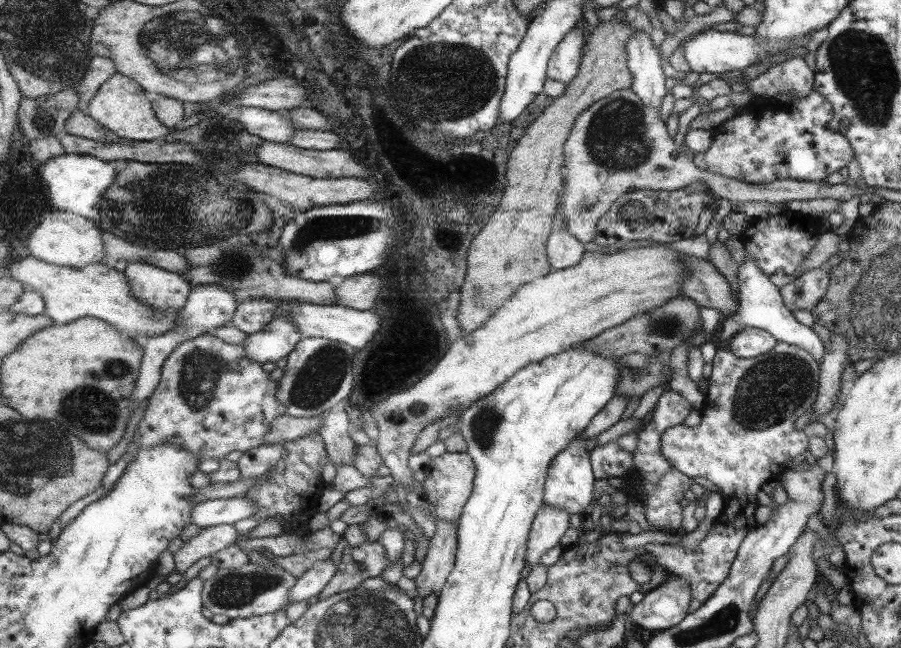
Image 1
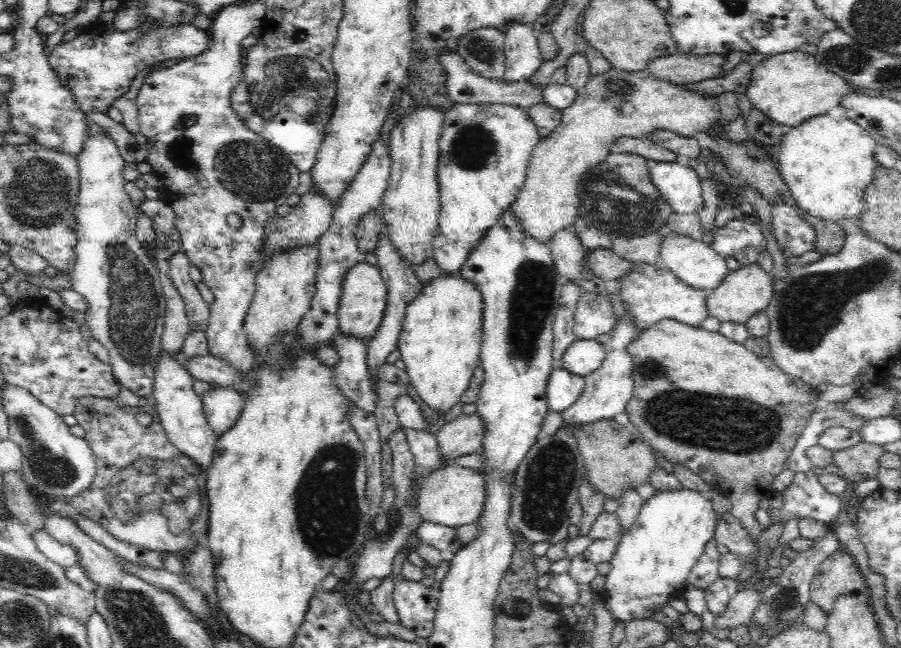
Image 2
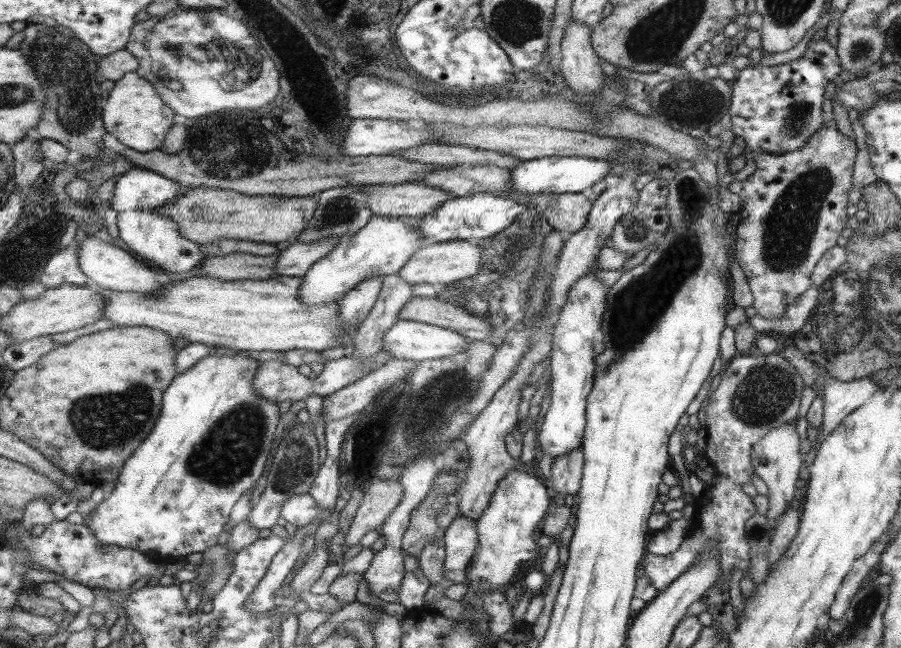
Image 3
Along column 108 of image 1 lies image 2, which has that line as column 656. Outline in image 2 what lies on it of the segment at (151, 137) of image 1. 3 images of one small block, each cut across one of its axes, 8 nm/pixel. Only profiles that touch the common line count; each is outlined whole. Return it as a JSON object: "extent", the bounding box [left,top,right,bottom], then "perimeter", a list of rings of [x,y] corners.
{"extent":[510,67,720,246],"perimeter":[[[611,67],[606,72],[590,76],[582,93],[577,94],[572,104],[561,110],[560,122],[556,124],[556,128],[538,141],[531,152],[524,188],[510,210],[525,239],[532,240],[534,244],[546,246],[556,238],[556,235],[566,232],[568,228],[573,228],[579,205],[579,183],[591,168],[604,162],[605,157],[610,153],[611,145],[617,138],[622,136],[640,138],[656,128],[692,137],[697,132],[704,132],[708,126],[720,120],[720,115],[712,109],[712,98],[708,98],[710,102],[706,103],[704,97],[700,97],[695,92],[682,91],[681,88],[678,89],[679,87],[679,85],[672,86],[654,81],[654,78],[648,77],[646,71],[640,70],[628,72]]]}

